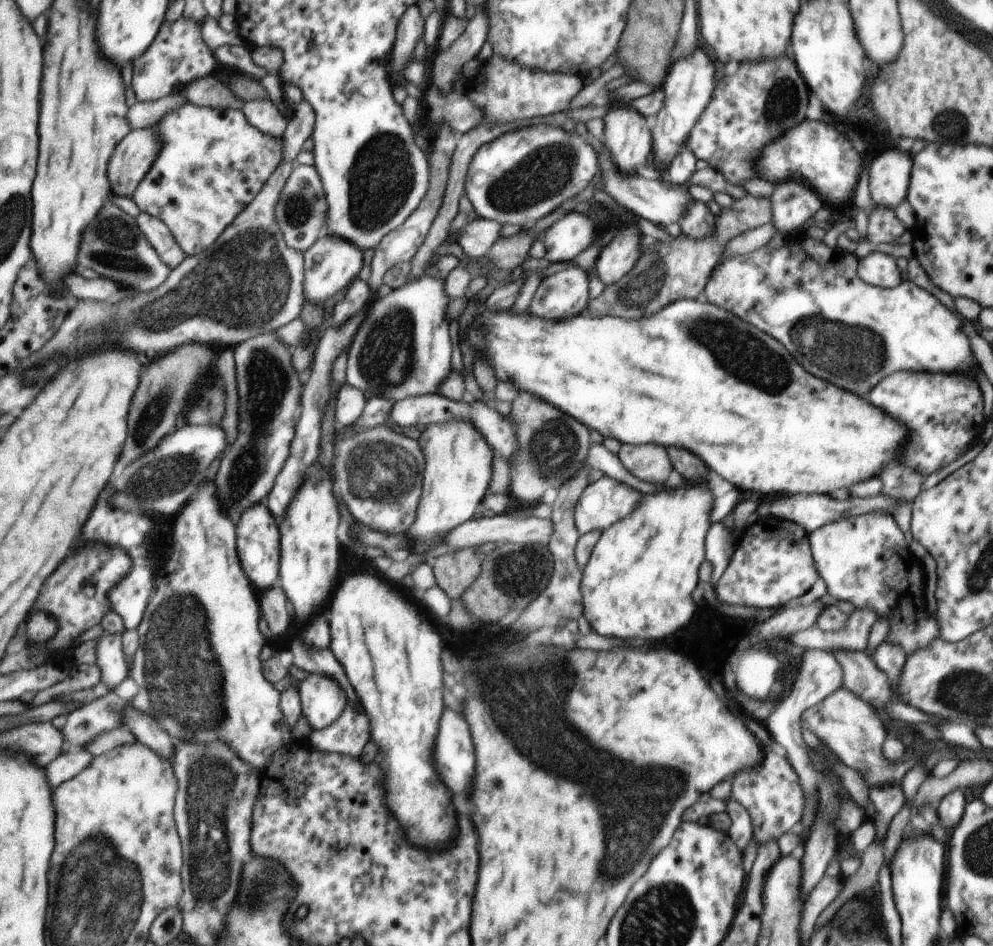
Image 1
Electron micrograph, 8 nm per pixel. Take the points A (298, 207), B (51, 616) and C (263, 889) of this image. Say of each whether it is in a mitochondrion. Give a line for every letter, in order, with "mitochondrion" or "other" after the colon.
A: mitochondrion
B: other
C: mitochondrion

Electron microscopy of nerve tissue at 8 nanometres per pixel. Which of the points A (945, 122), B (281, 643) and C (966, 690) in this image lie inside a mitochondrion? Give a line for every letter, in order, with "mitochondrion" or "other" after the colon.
A: mitochondrion
B: other
C: mitochondrion

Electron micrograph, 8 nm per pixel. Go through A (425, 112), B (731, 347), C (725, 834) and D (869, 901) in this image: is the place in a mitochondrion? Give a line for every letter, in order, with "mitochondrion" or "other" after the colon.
A: other
B: mitochondrion
C: other
D: other

